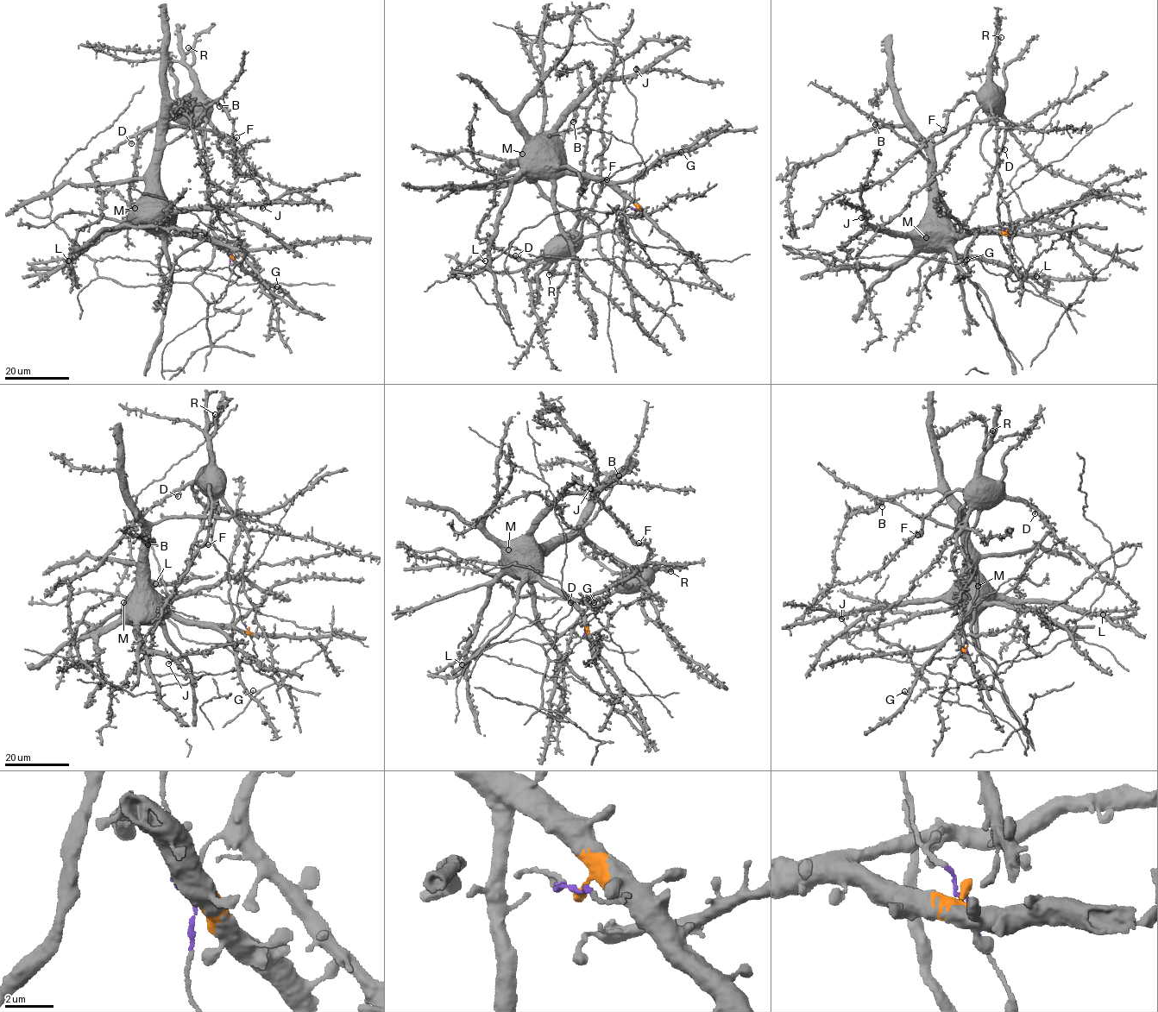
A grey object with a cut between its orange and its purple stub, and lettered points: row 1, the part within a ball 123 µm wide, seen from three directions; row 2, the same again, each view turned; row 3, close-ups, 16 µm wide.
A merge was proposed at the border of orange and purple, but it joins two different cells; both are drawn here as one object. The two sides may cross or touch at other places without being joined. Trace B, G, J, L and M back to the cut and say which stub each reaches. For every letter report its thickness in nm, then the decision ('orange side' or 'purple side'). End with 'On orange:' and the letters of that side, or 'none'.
B: calibre 360 nm; orange side
G: calibre 480 nm; orange side
J: calibre 480 nm; orange side
L: calibre 400 nm; orange side
M: calibre 750 nm; orange side
On orange: B, G, J, L, M

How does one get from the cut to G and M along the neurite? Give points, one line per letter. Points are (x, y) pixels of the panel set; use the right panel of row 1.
G: (1006, 231), (997, 233), (991, 229), (977, 230), (966, 255), (966, 260)
M: (1006, 231), (999, 234), (992, 229), (971, 232), (962, 236), (940, 223), (930, 222), (925, 237)

